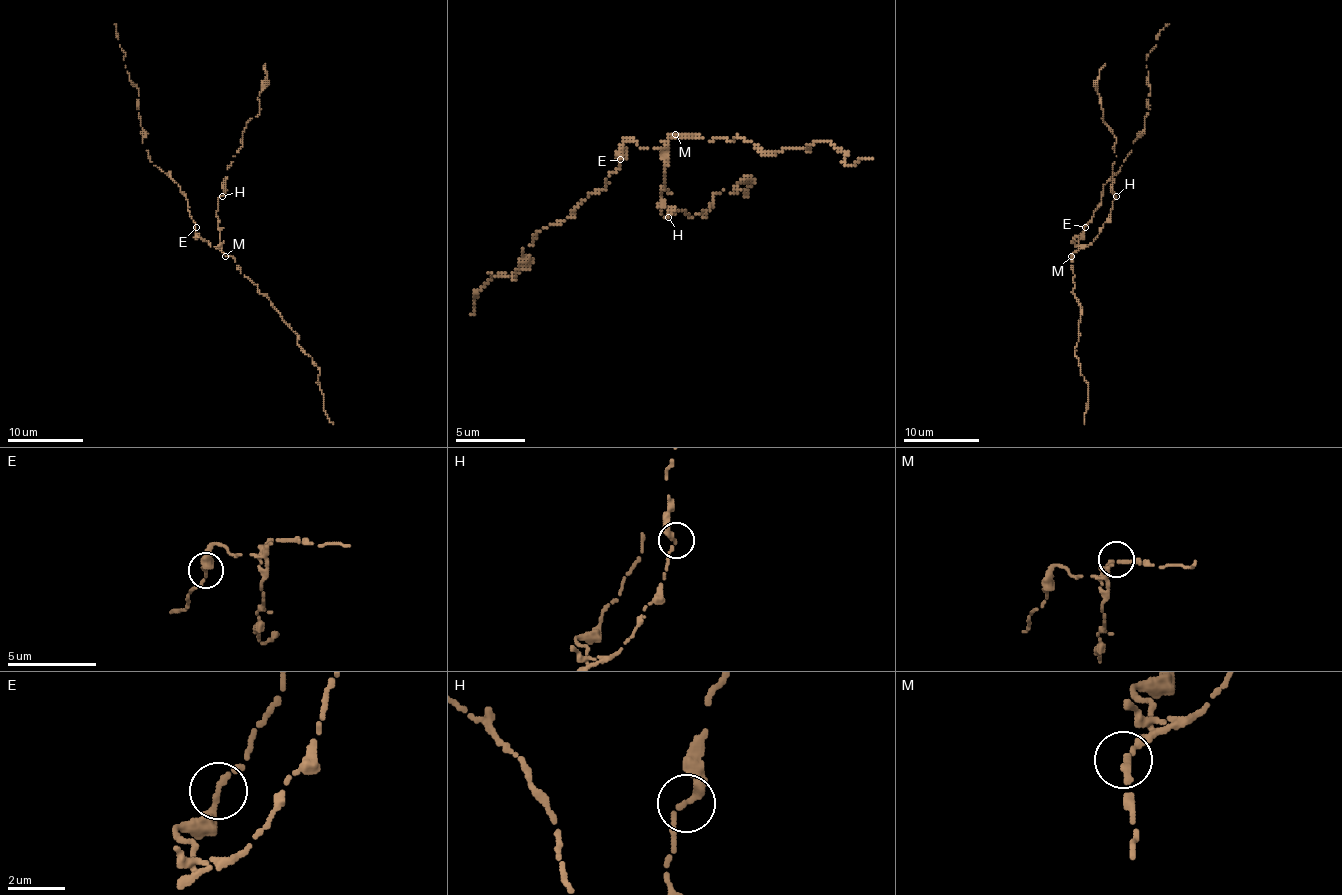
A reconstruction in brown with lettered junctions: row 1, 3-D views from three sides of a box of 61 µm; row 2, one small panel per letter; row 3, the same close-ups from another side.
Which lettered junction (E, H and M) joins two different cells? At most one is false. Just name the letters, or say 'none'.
none

